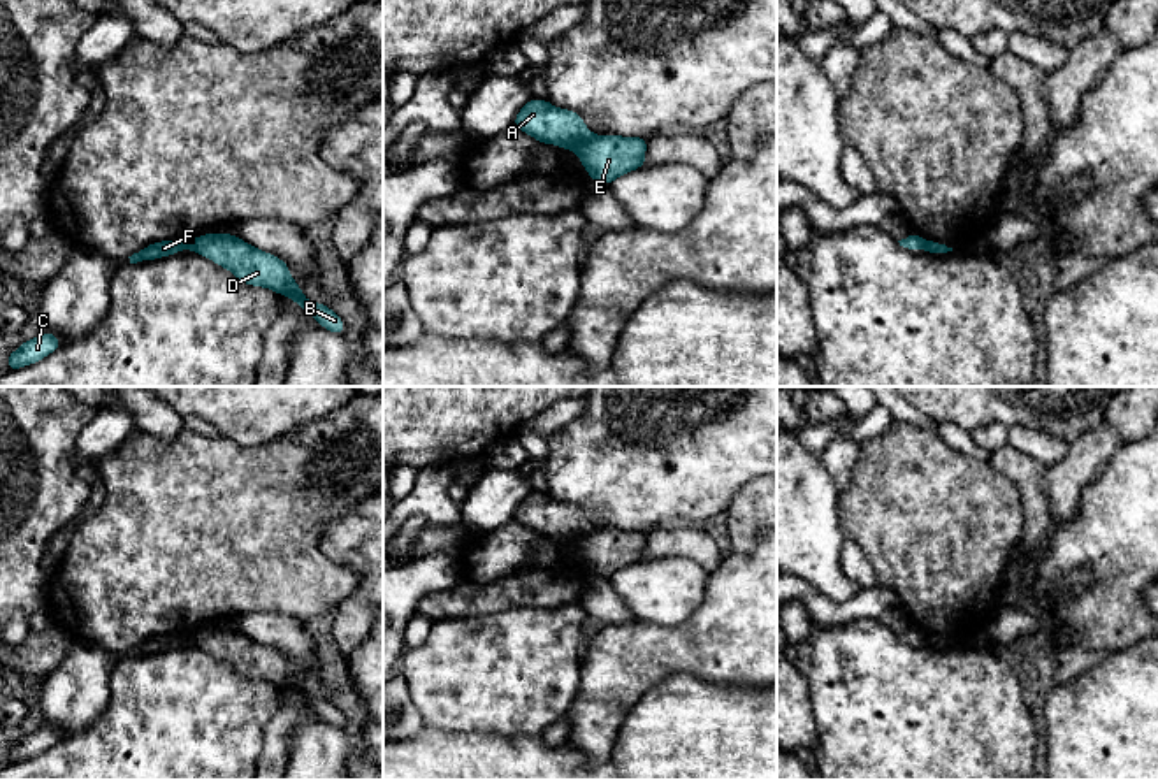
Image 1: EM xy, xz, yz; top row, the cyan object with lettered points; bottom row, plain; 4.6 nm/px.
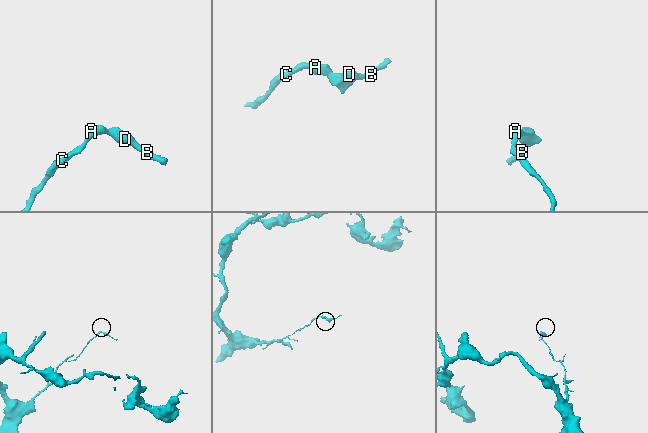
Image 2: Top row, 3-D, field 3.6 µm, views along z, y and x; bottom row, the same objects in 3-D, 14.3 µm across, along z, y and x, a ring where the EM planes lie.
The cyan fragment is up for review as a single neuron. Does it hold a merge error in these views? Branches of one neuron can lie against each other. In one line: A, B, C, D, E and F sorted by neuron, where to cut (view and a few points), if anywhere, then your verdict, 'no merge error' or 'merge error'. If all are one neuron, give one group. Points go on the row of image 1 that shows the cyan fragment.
groups A C F / B D E; cut xz (591, 134), (573, 148); merge error

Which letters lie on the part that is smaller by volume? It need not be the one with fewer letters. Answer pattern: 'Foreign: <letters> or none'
Foreign: B, D, E

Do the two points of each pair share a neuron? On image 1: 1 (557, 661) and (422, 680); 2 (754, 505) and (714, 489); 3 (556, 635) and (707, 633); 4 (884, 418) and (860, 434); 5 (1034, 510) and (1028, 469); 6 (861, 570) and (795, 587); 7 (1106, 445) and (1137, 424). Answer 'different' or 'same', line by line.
1: same
2: different
3: different
4: same
5: same
6: different
7: different

